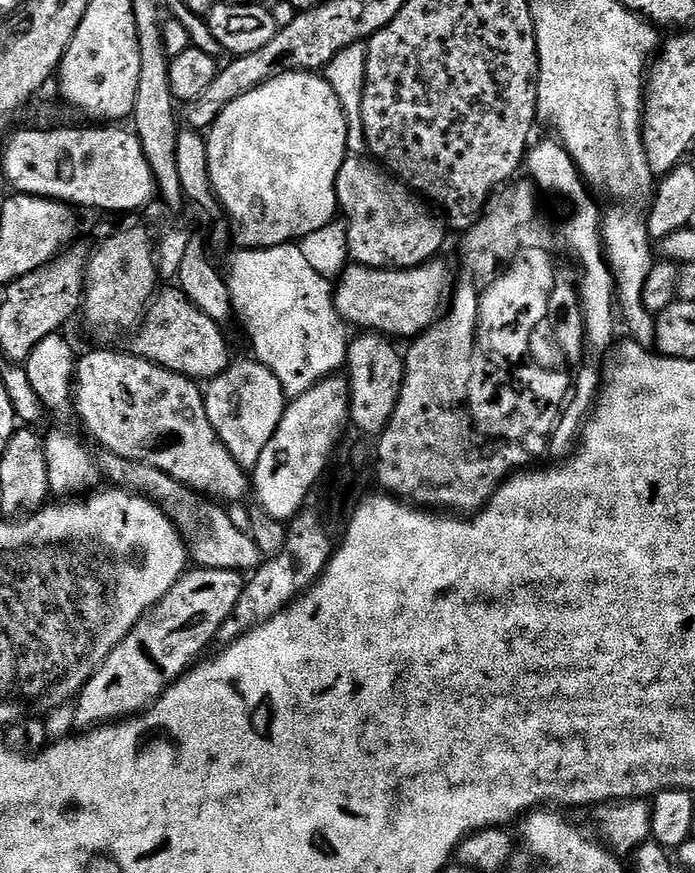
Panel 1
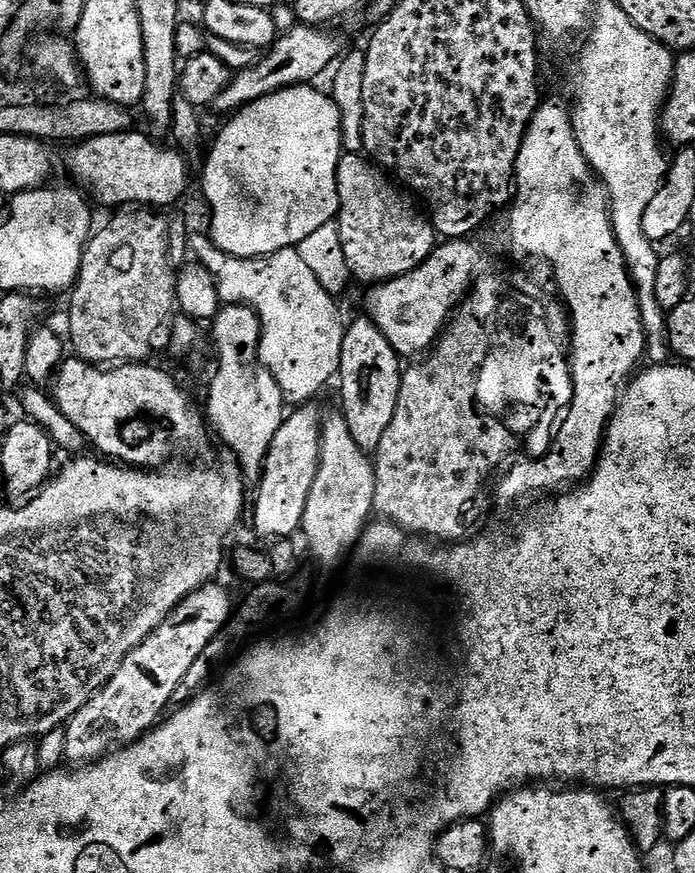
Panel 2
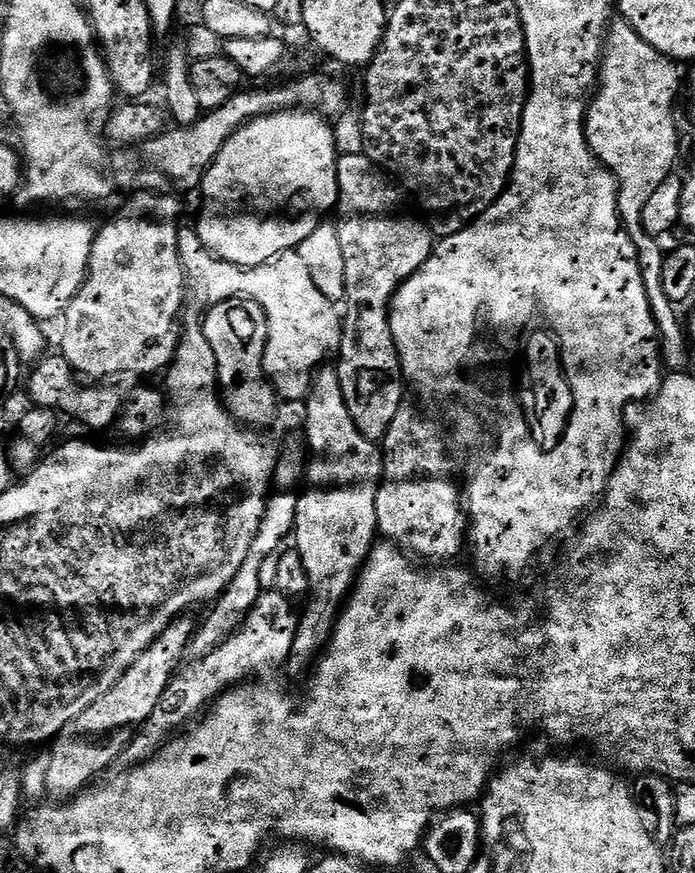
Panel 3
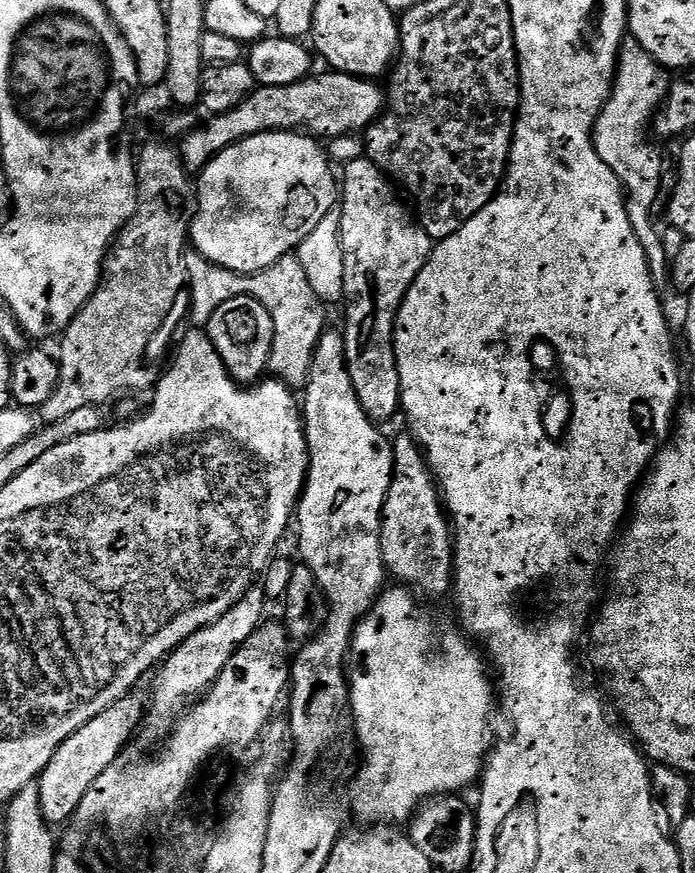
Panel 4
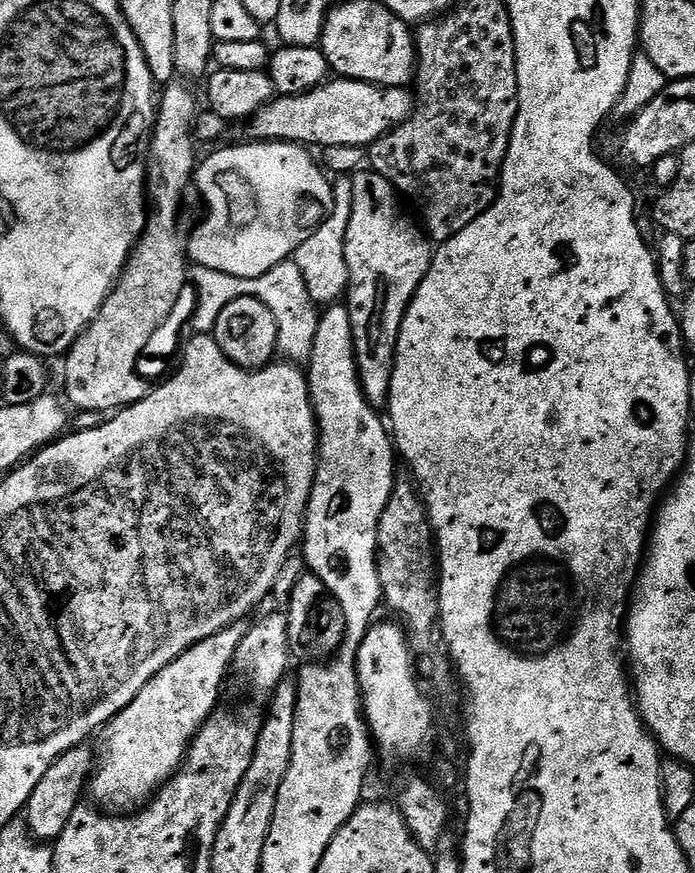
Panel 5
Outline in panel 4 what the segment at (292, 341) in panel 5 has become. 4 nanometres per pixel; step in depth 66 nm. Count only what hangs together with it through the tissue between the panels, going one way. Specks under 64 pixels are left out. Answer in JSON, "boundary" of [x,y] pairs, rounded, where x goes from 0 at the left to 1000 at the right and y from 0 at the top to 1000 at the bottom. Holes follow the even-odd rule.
{"boundary":[[[271,286],[265,290],[265,304],[268,305],[268,325],[273,334],[276,330],[278,369],[288,373],[298,372],[308,355],[331,341],[363,339],[371,346],[377,346],[377,351],[383,351],[394,369],[397,384],[391,393],[391,408],[386,411],[386,426],[403,439],[413,440],[422,447],[436,446],[446,433],[455,397],[469,378],[469,371],[466,371],[469,348],[456,337],[452,337],[446,320],[442,318],[440,310],[427,294],[416,291],[377,312],[353,314],[325,309],[302,300],[289,289]]]}

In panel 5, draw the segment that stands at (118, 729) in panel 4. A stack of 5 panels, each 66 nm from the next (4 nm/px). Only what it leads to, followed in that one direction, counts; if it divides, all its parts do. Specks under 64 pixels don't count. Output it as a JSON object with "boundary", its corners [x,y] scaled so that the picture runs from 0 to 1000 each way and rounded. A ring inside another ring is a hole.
{"boundary":[[[127,855],[104,857],[95,864],[78,872],[72,882],[49,900],[49,910],[43,910],[40,920],[35,922],[32,936],[40,944],[40,950],[46,958],[58,964],[79,964],[95,951],[95,942],[101,942],[101,932],[118,920],[119,910],[124,907],[124,899],[135,883],[135,861]]]}

